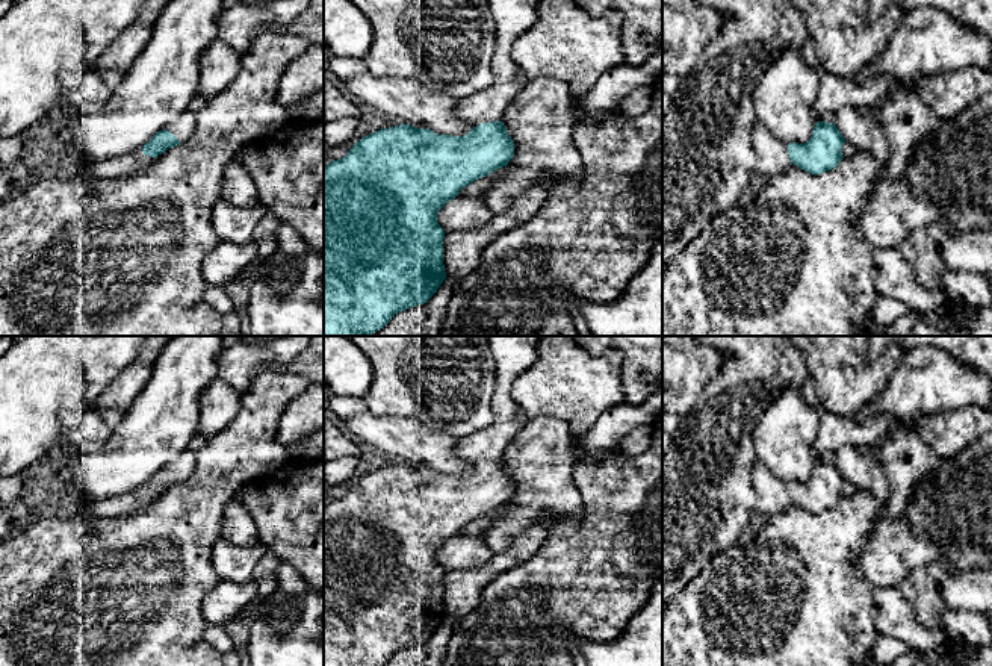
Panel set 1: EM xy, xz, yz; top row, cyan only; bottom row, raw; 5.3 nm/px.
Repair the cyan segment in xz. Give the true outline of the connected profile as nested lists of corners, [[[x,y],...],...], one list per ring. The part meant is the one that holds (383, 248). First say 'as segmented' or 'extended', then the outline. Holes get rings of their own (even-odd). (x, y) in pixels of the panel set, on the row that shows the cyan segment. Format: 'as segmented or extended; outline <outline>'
extended; outline [[[487,0],[488,8],[496,21],[496,47],[493,50],[493,59],[490,62],[490,70],[493,74],[493,82],[484,91],[469,95],[458,101],[455,107],[455,115],[473,124],[475,127],[464,136],[451,136],[439,135],[429,129],[417,129],[410,124],[401,124],[389,129],[381,129],[374,132],[358,142],[348,151],[348,154],[339,160],[330,162],[324,166],[324,336],[367,336],[386,324],[390,319],[410,307],[426,303],[440,288],[446,279],[445,265],[443,265],[443,238],[445,232],[437,223],[439,210],[452,198],[455,198],[463,188],[472,182],[488,176],[490,173],[507,166],[514,156],[514,141],[507,133],[507,129],[501,118],[504,117],[505,109],[513,101],[513,98],[523,89],[528,83],[528,79],[523,70],[517,65],[513,58],[513,45],[520,39],[531,27],[538,21],[537,5],[540,0]]]

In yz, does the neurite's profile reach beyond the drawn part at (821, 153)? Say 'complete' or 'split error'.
split error

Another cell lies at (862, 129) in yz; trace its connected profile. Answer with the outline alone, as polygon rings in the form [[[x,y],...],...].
[[[847,106],[836,115],[824,115],[821,121],[835,124],[847,142],[871,153],[880,165],[888,160],[888,141],[876,112]]]

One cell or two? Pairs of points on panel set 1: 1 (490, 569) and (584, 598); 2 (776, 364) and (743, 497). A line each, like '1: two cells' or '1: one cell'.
1: two cells
2: one cell

